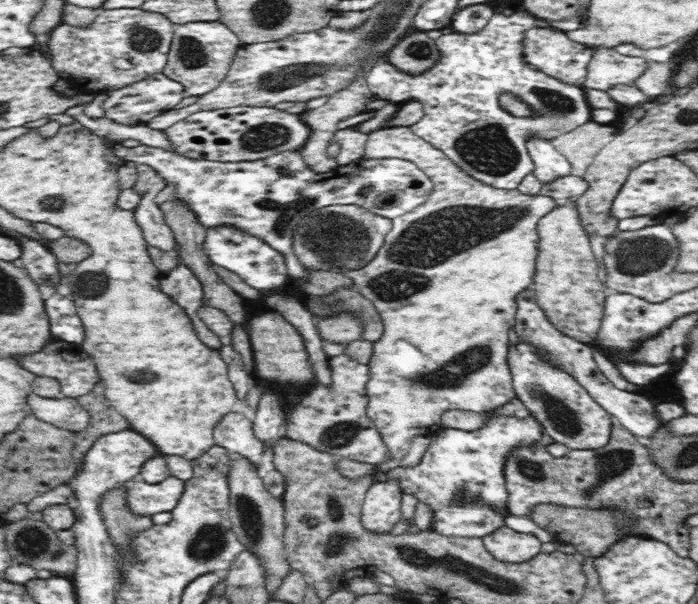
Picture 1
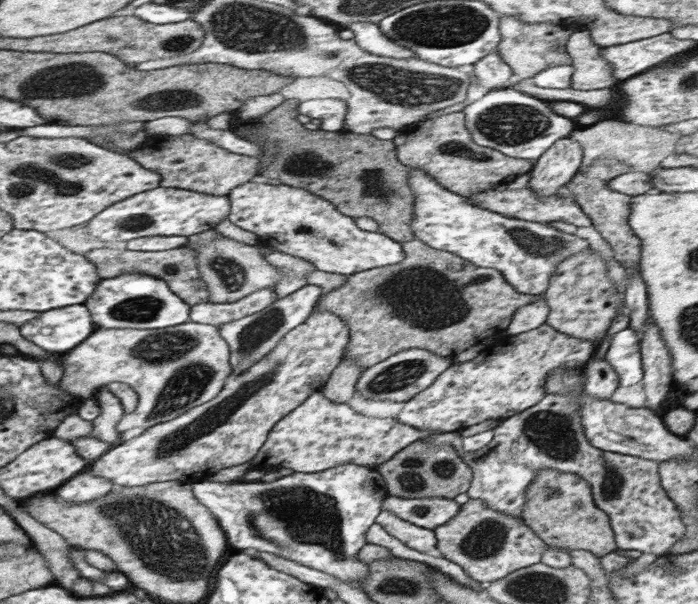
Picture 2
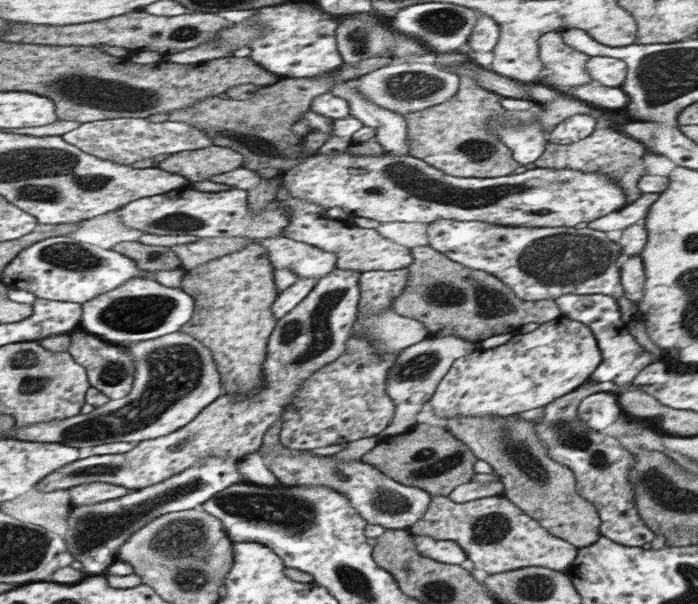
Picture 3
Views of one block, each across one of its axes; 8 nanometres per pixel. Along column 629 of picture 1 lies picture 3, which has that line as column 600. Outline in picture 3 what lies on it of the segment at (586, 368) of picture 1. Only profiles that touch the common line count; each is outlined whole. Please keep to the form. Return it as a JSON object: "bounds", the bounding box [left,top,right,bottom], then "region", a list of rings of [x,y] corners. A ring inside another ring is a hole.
{"bounds":[580,392,621,431],"region":[[[598,392],[580,402],[580,415],[590,429],[602,431],[618,419],[621,413],[618,395],[612,392]]]}

